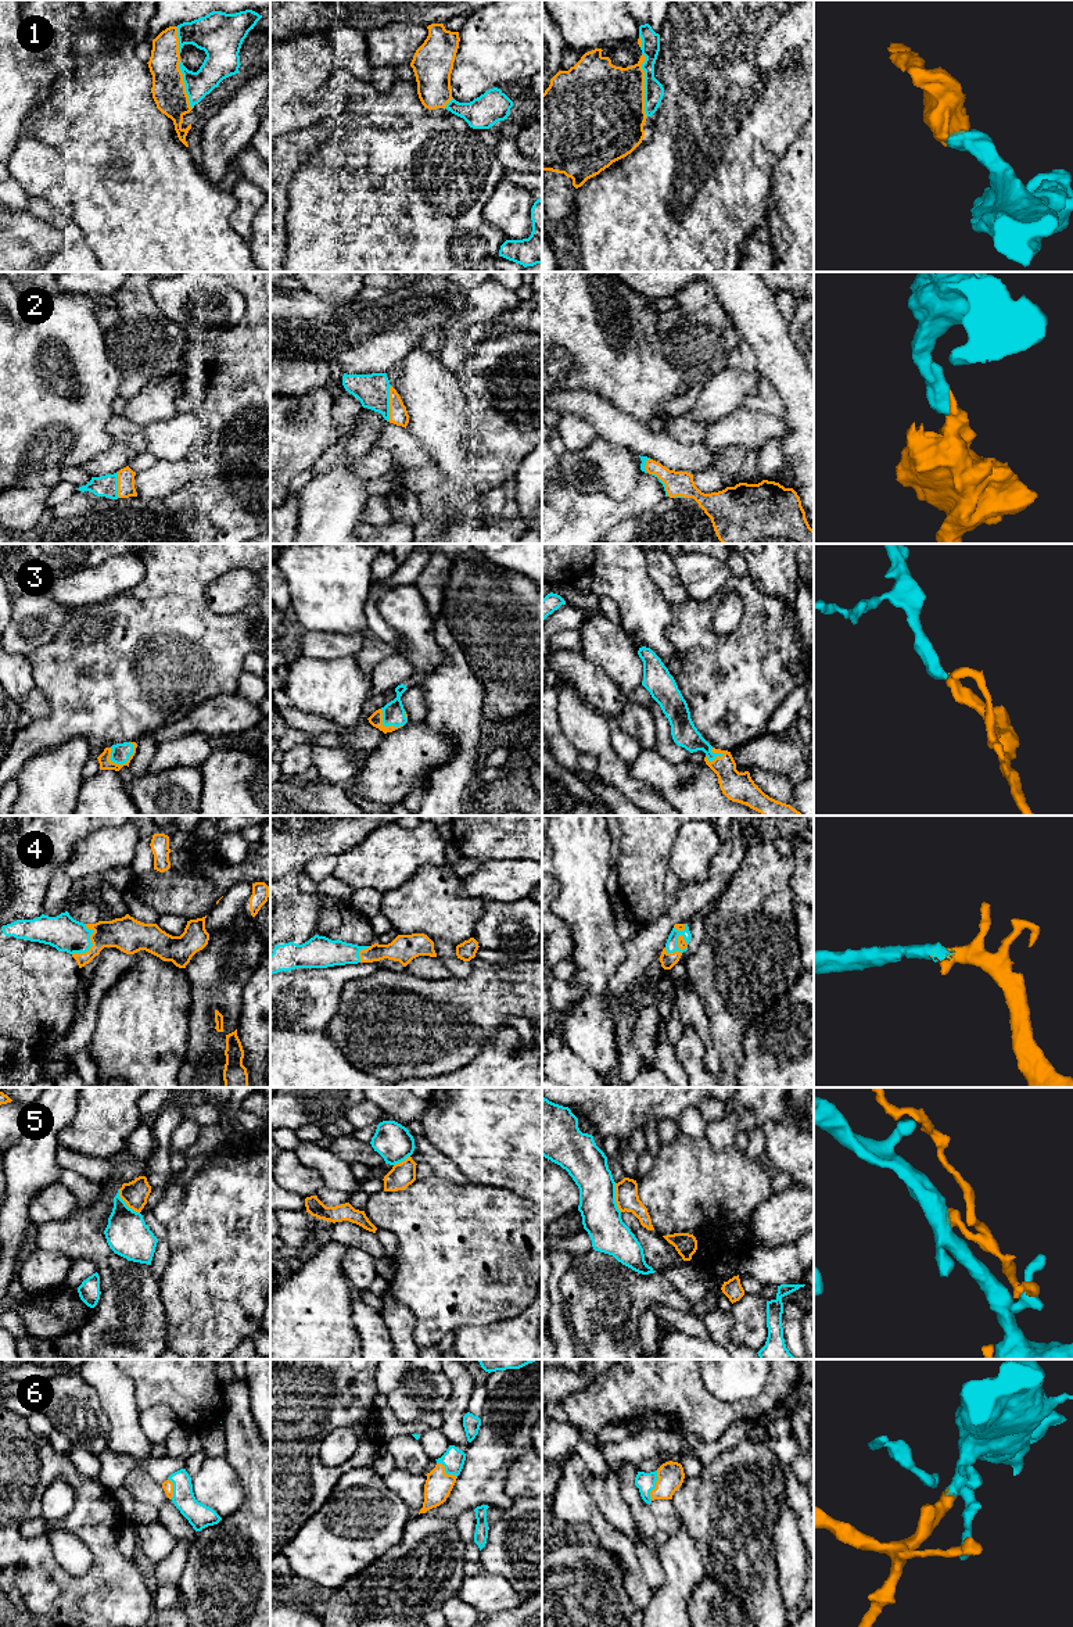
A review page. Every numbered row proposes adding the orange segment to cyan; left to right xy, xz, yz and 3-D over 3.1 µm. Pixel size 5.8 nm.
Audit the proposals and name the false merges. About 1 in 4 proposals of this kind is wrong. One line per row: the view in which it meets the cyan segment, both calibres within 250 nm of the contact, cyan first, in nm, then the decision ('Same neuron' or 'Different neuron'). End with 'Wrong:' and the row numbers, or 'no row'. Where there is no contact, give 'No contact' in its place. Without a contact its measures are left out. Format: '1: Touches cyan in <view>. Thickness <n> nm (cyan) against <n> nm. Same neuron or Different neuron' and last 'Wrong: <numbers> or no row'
1: Touches cyan in yz. Thickness 110 nm (cyan) against 440 nm. Same neuron
2: Touches cyan in xz. Thickness 190 nm (cyan) against 110 nm. Same neuron
3: Touches cyan in xy. Thickness 110 nm (cyan) against 70 nm. Same neuron
4: Touches cyan in xy. Thickness 200 nm (cyan) against 200 nm. Same neuron
5: Touches cyan in yz. Thickness 240 nm (cyan) against 140 nm. Different neuron
6: Touches cyan in yz. Thickness 110 nm (cyan) against 150 nm. Same neuron
Wrong: 5

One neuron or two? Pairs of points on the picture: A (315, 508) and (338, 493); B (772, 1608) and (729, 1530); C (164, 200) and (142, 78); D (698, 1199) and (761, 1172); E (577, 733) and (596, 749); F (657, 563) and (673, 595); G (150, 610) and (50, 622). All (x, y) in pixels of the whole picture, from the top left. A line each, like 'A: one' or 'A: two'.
A: one
B: one
C: one
D: one
E: one
F: one
G: two

